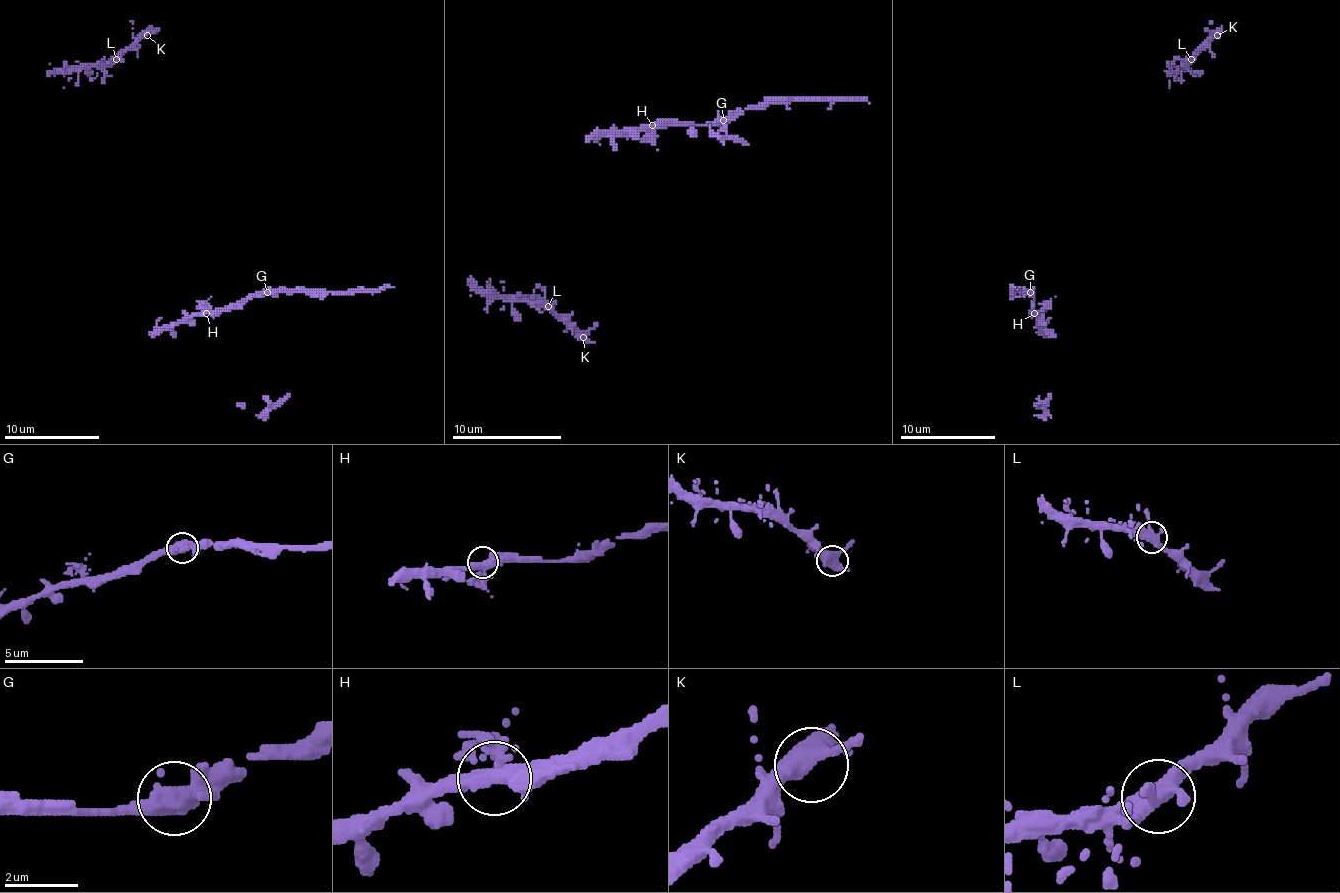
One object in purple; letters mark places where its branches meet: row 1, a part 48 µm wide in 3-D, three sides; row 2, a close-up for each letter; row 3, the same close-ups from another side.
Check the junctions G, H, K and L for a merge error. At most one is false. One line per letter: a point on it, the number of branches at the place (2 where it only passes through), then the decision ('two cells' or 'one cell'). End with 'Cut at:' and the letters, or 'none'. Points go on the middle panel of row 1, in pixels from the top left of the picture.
G: (723, 120) | 3 | one cell
H: (652, 125) | 3 | one cell
K: (583, 337) | 3 | one cell
L: (548, 306) | 3 | one cell
Cut at: none

